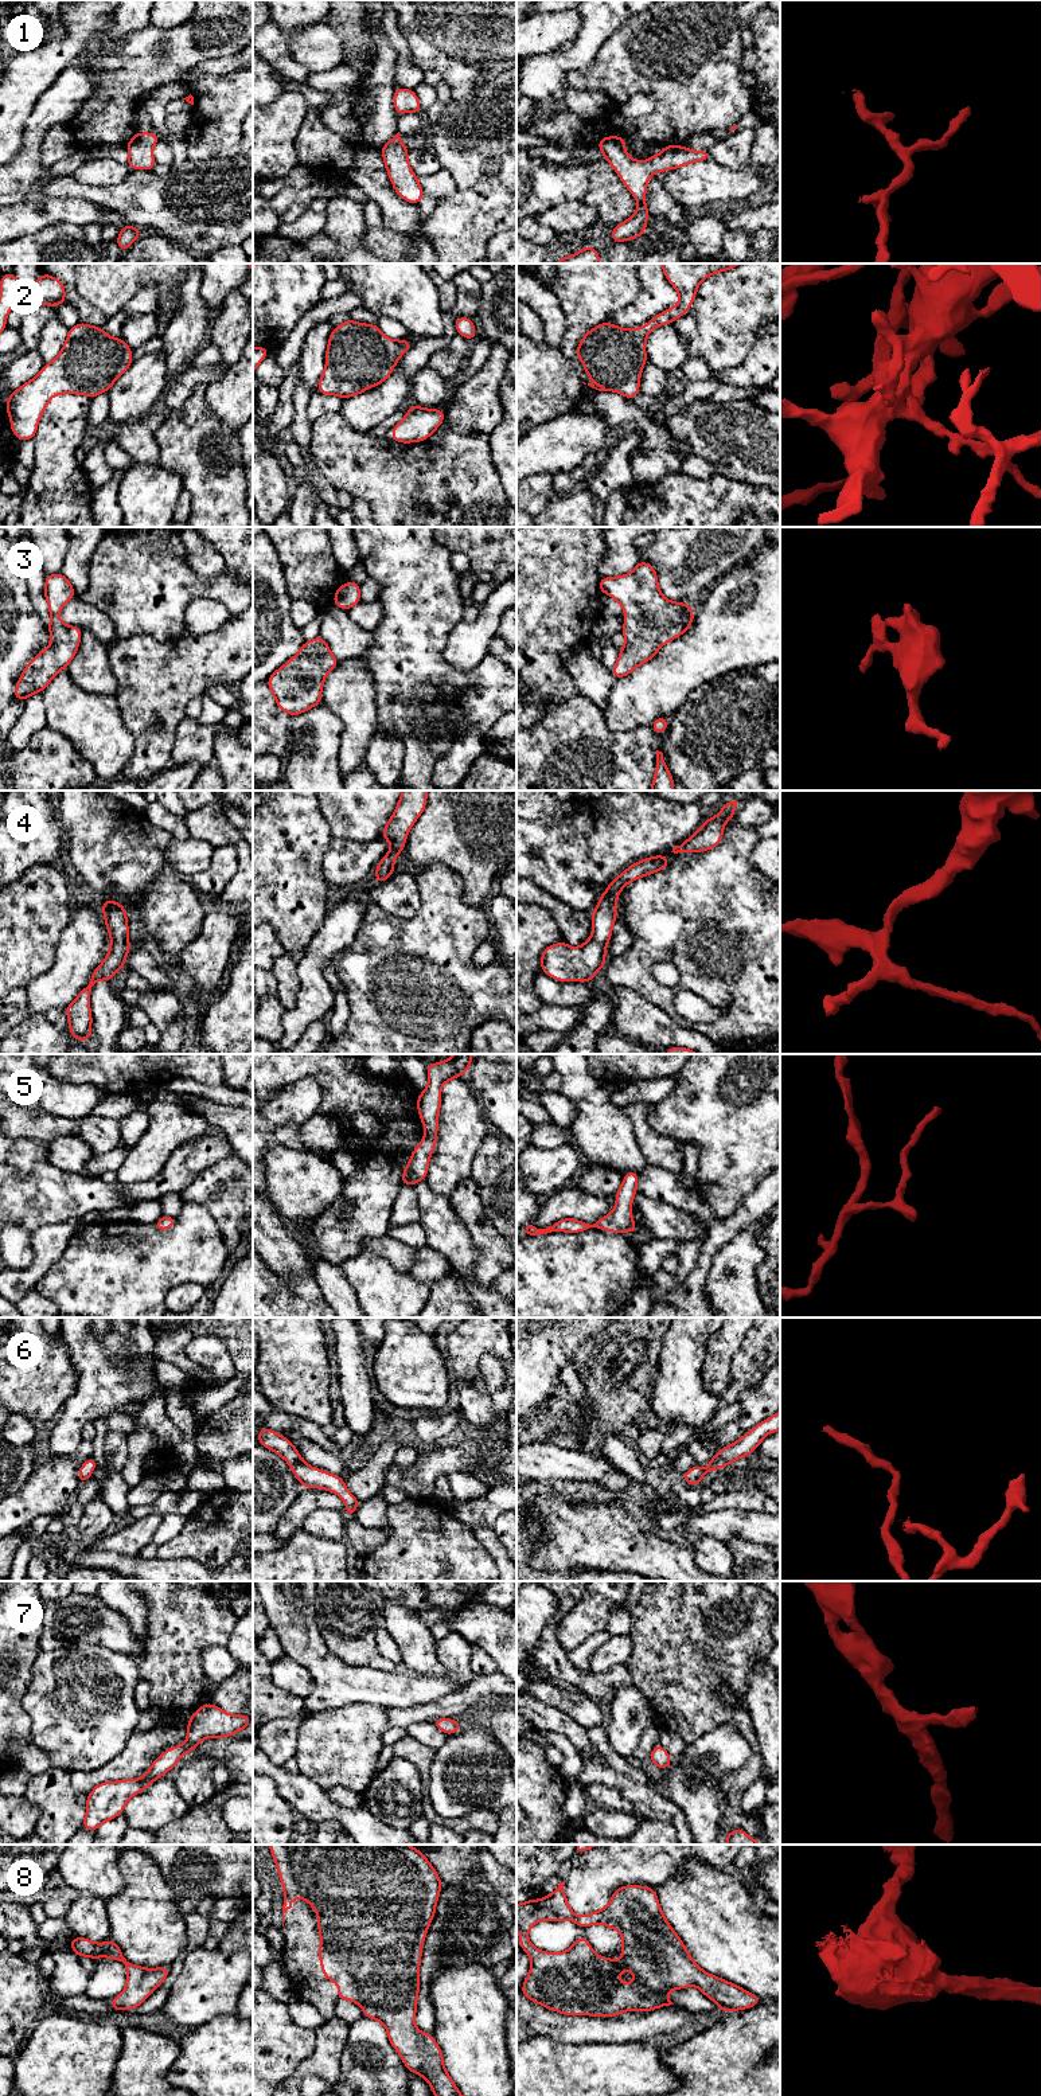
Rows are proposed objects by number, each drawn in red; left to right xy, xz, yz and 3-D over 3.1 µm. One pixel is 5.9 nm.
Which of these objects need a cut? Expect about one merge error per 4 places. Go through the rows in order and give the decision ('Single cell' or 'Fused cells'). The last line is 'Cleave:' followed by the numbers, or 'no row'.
1: Single cell
2: Single cell
3: Single cell
4: Single cell
5: Single cell
6: Single cell
7: Single cell
8: Single cell
Cleave: no row

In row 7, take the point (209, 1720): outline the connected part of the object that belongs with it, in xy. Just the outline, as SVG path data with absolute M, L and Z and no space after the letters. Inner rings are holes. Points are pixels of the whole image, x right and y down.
M211 1702L200 1706L187 1722L187 1741L164 1750L143 1777L104 1781L93 1788L87 1795L82 1828L95 1831L102 1823L124 1814L133 1795L144 1792L149 1784L165 1776L183 1755L192 1753L204 1738L225 1738L243 1730L250 1724L252 1720L245 1713L233 1716Z

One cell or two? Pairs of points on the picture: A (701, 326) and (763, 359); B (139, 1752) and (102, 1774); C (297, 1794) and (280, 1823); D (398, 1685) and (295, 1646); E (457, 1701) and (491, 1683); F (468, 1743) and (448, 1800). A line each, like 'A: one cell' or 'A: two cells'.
A: two cells
B: one cell
C: two cells
D: one cell
E: one cell
F: one cell

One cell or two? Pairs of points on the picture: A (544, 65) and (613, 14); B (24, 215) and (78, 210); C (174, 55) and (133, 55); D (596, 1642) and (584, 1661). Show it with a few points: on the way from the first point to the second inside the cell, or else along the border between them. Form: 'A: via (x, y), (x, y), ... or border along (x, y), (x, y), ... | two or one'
A: via (561, 63), (566, 62), (596, 31) | one
B: via (38, 217), (49, 215), (54, 210), (65, 210) | one
C: via (164, 55), (162, 58), (143, 58) | one
D: via (592, 1646), (584, 1657) | one

